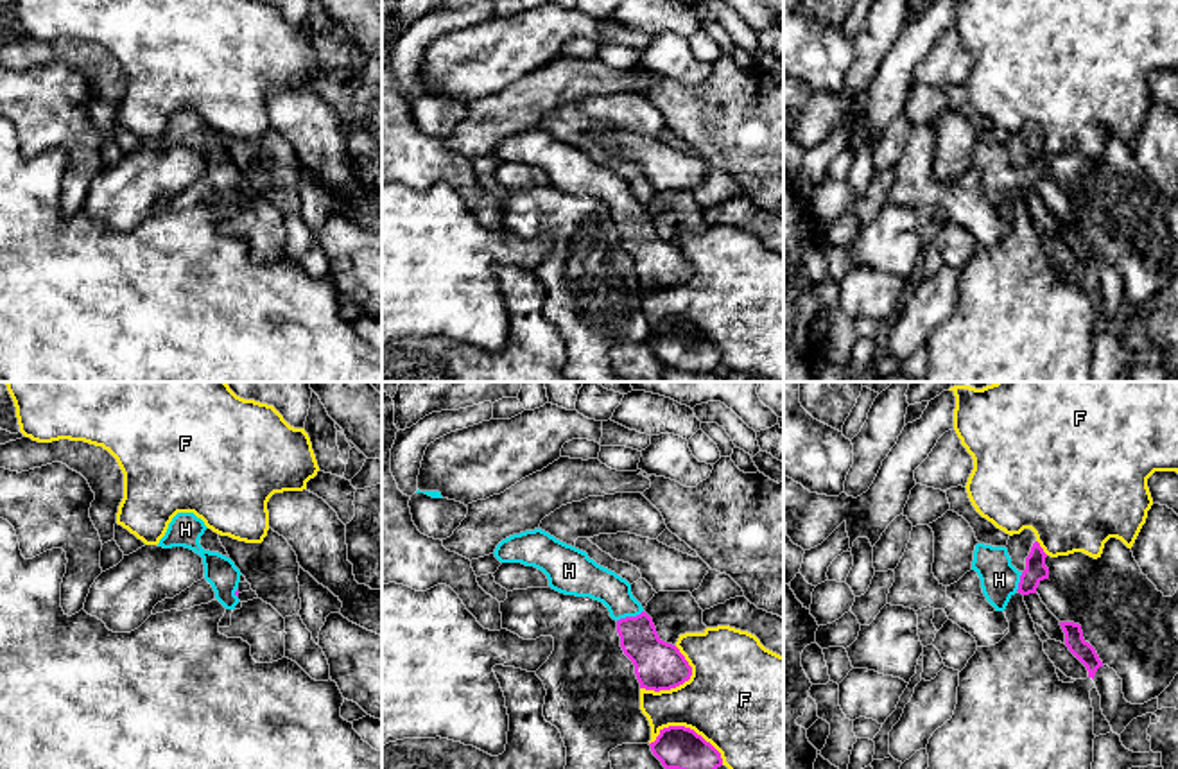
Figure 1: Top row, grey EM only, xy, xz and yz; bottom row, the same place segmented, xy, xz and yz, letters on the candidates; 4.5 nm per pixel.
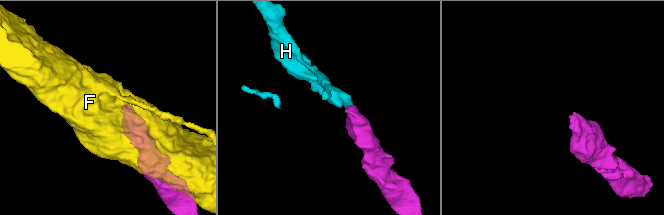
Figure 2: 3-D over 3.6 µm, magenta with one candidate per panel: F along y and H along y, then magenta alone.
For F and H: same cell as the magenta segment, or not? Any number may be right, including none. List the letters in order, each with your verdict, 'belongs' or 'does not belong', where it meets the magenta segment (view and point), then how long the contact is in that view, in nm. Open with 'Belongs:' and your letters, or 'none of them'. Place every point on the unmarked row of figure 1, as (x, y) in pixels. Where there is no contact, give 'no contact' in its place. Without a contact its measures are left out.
Belongs: H
F: does not belong; contact xz (689, 327); length 340 nm
H: belongs; contact xz (630, 216); length 130 nm

